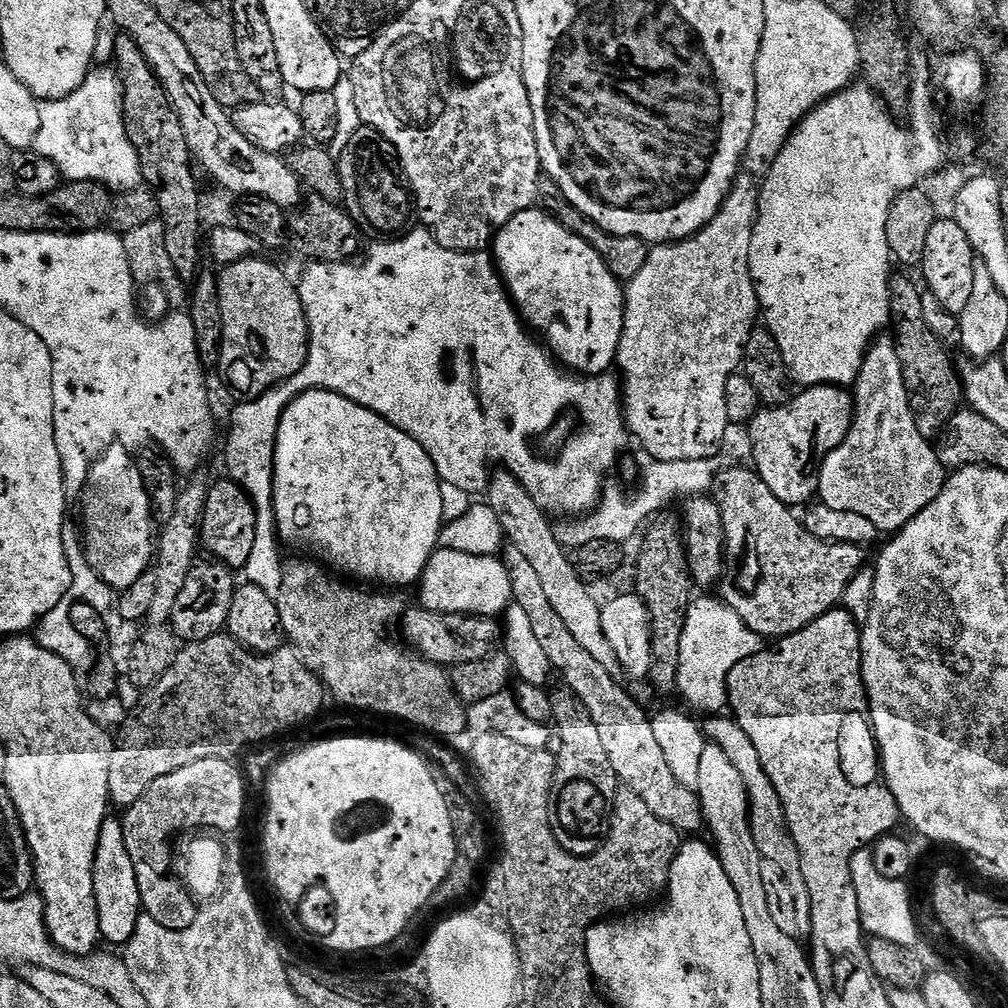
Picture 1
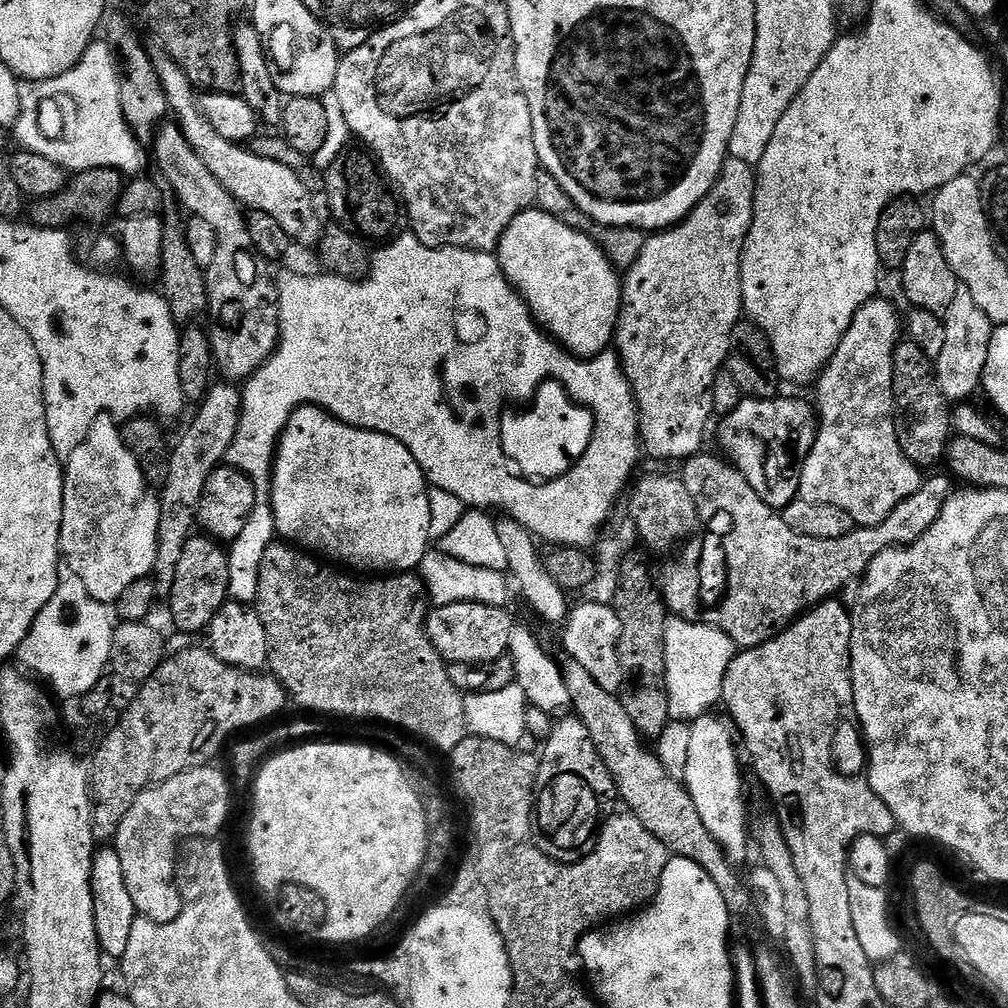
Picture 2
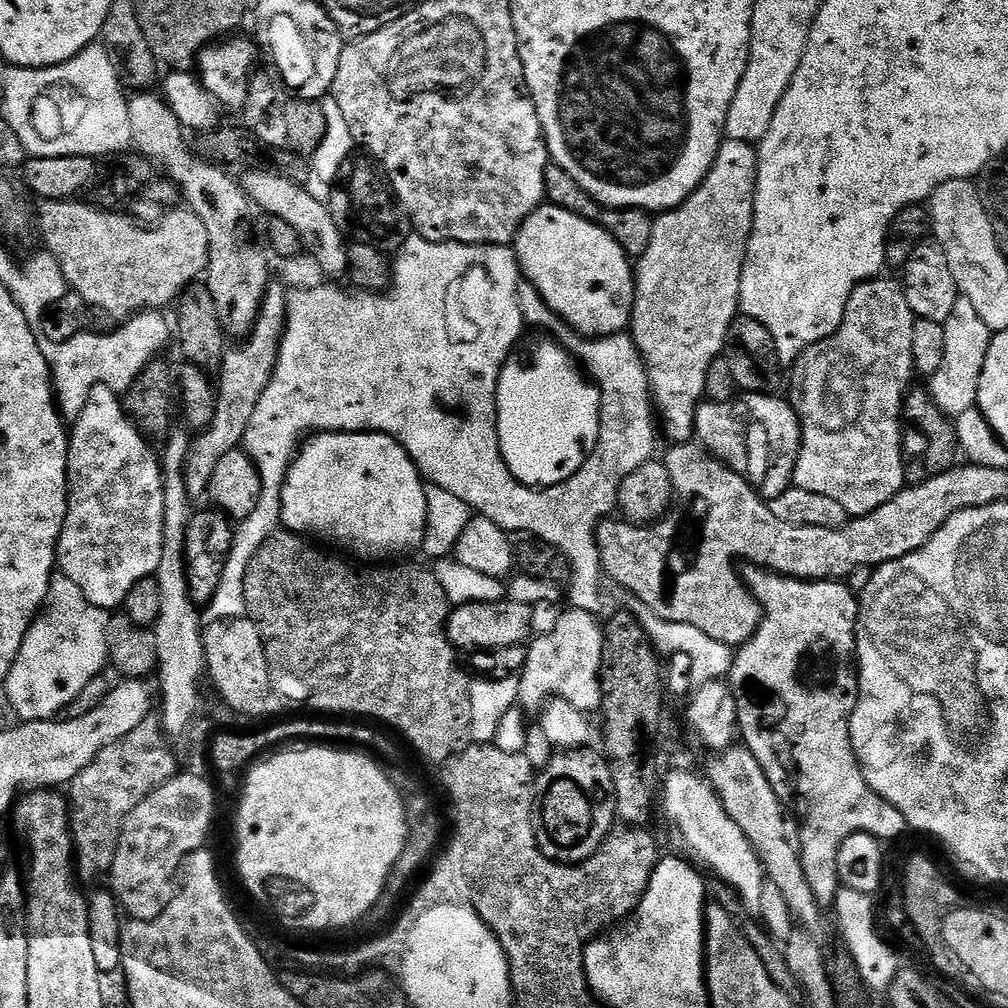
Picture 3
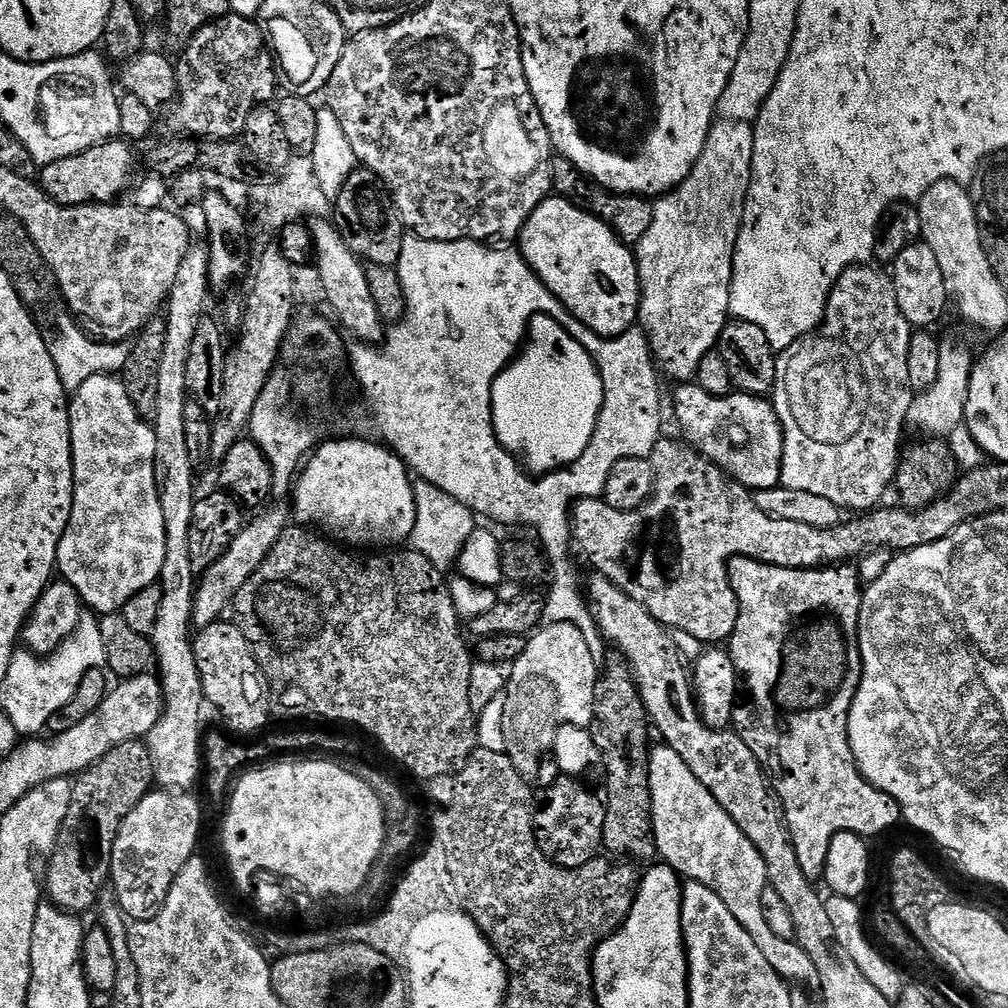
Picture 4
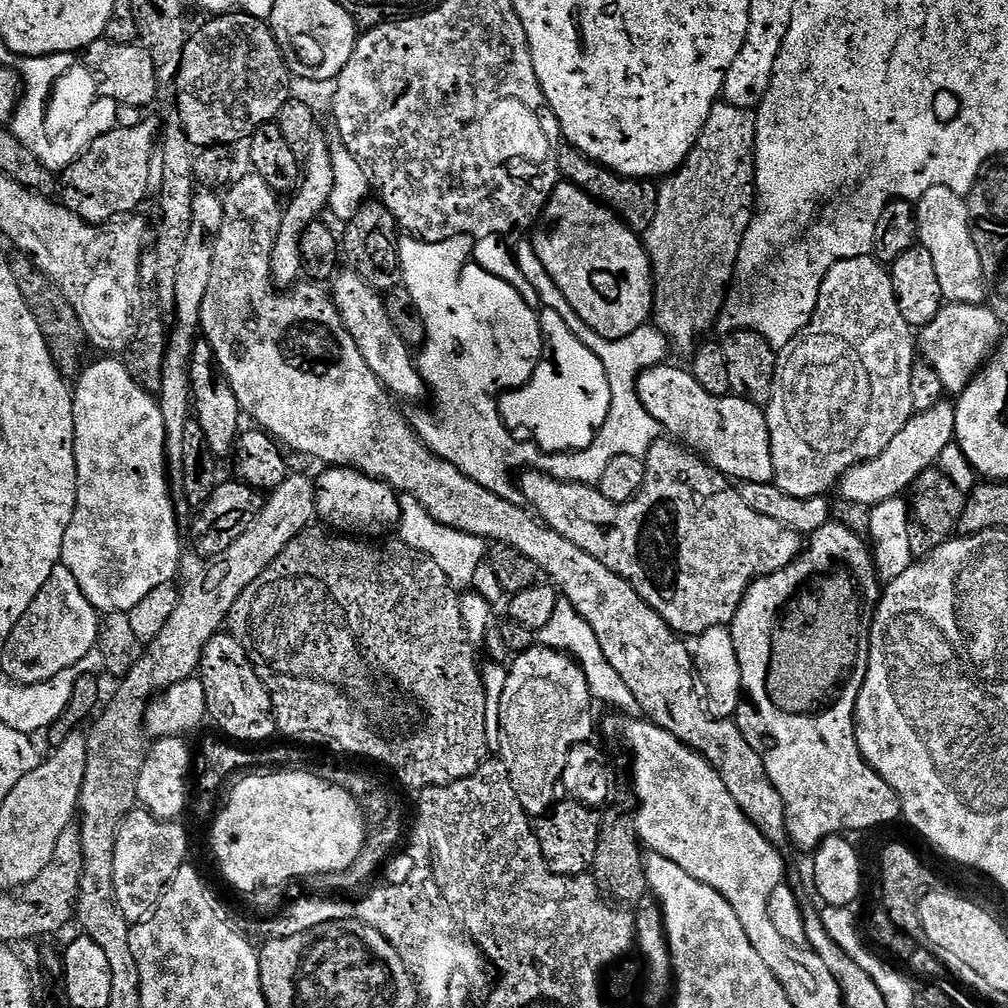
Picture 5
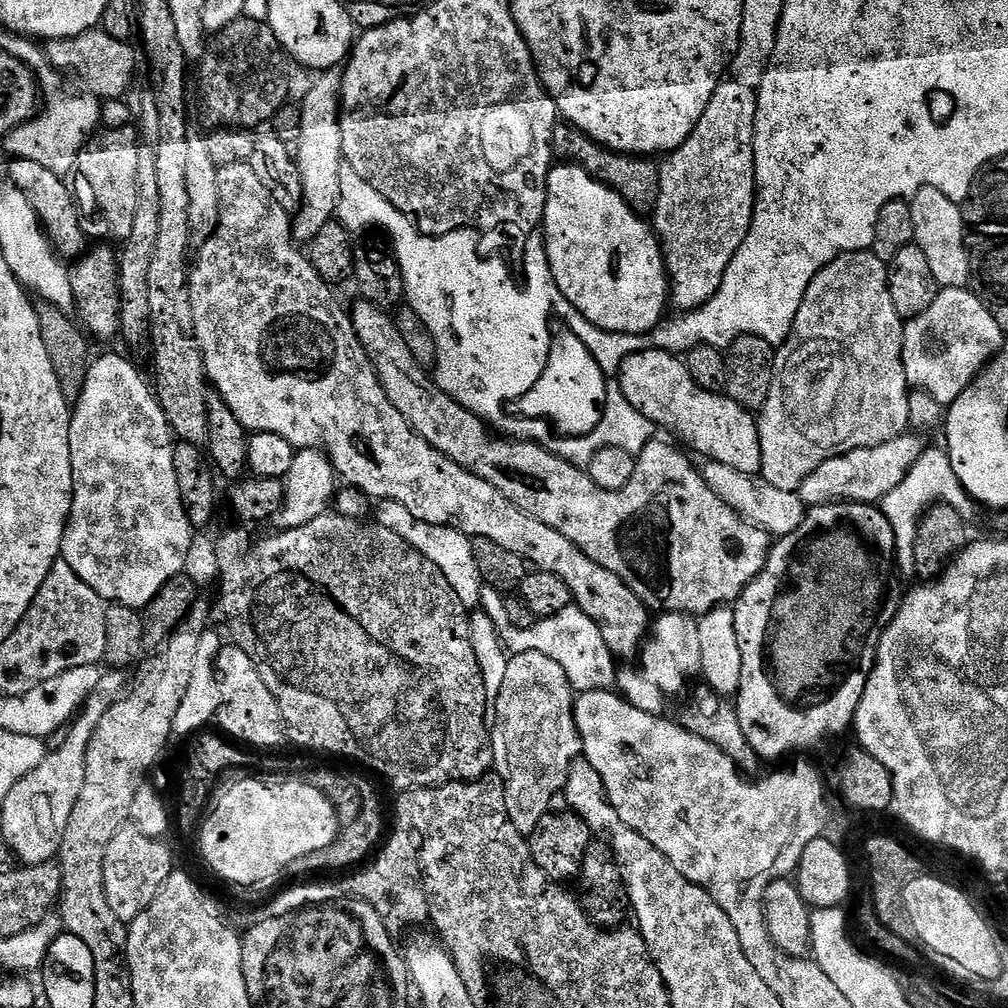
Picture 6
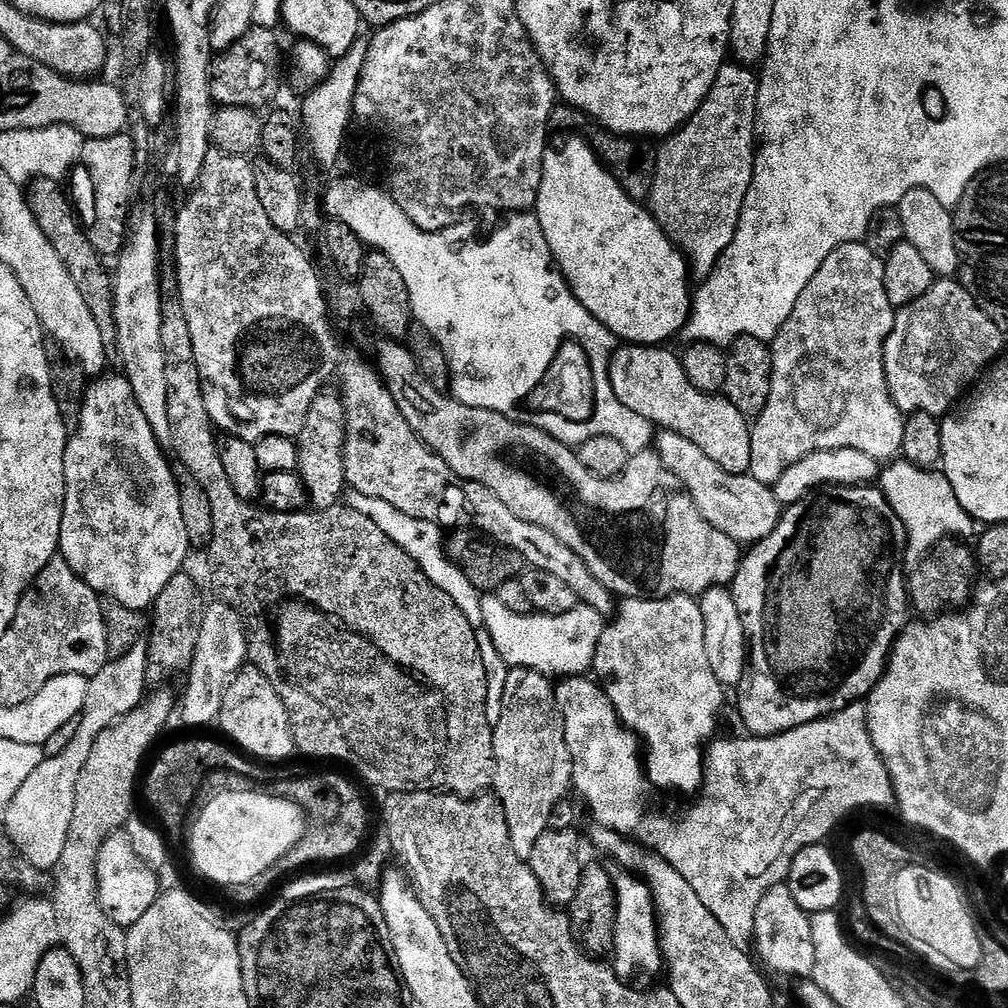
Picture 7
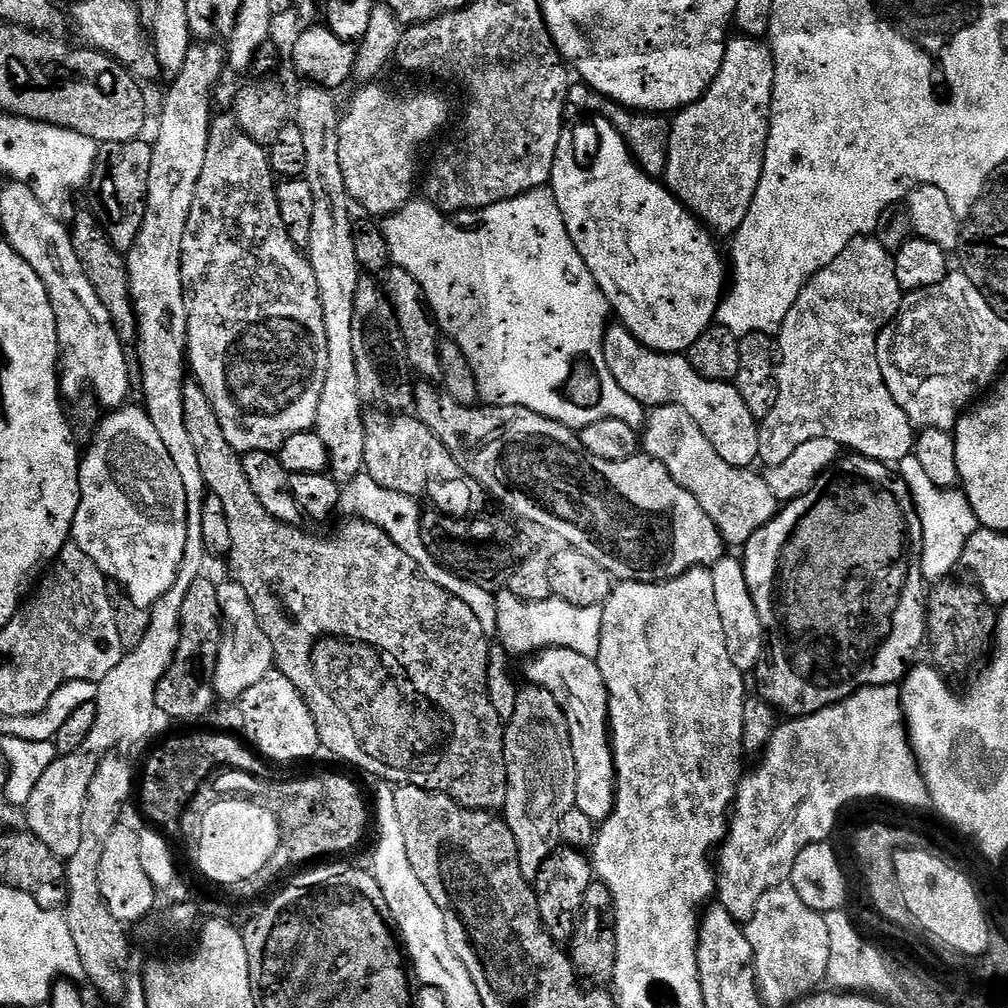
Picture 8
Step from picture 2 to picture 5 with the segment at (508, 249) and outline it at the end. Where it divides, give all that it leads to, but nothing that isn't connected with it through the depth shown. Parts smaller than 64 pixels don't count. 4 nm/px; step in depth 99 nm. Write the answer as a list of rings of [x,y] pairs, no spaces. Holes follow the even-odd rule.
[[[560,182],[556,189],[551,189],[535,232],[532,244],[536,247],[536,256],[541,266],[548,271],[544,271],[547,279],[558,286],[566,302],[586,327],[594,329],[602,338],[616,341],[634,334],[634,330],[649,323],[654,312],[654,273],[650,253],[645,241],[615,212],[597,204],[573,184]]]

